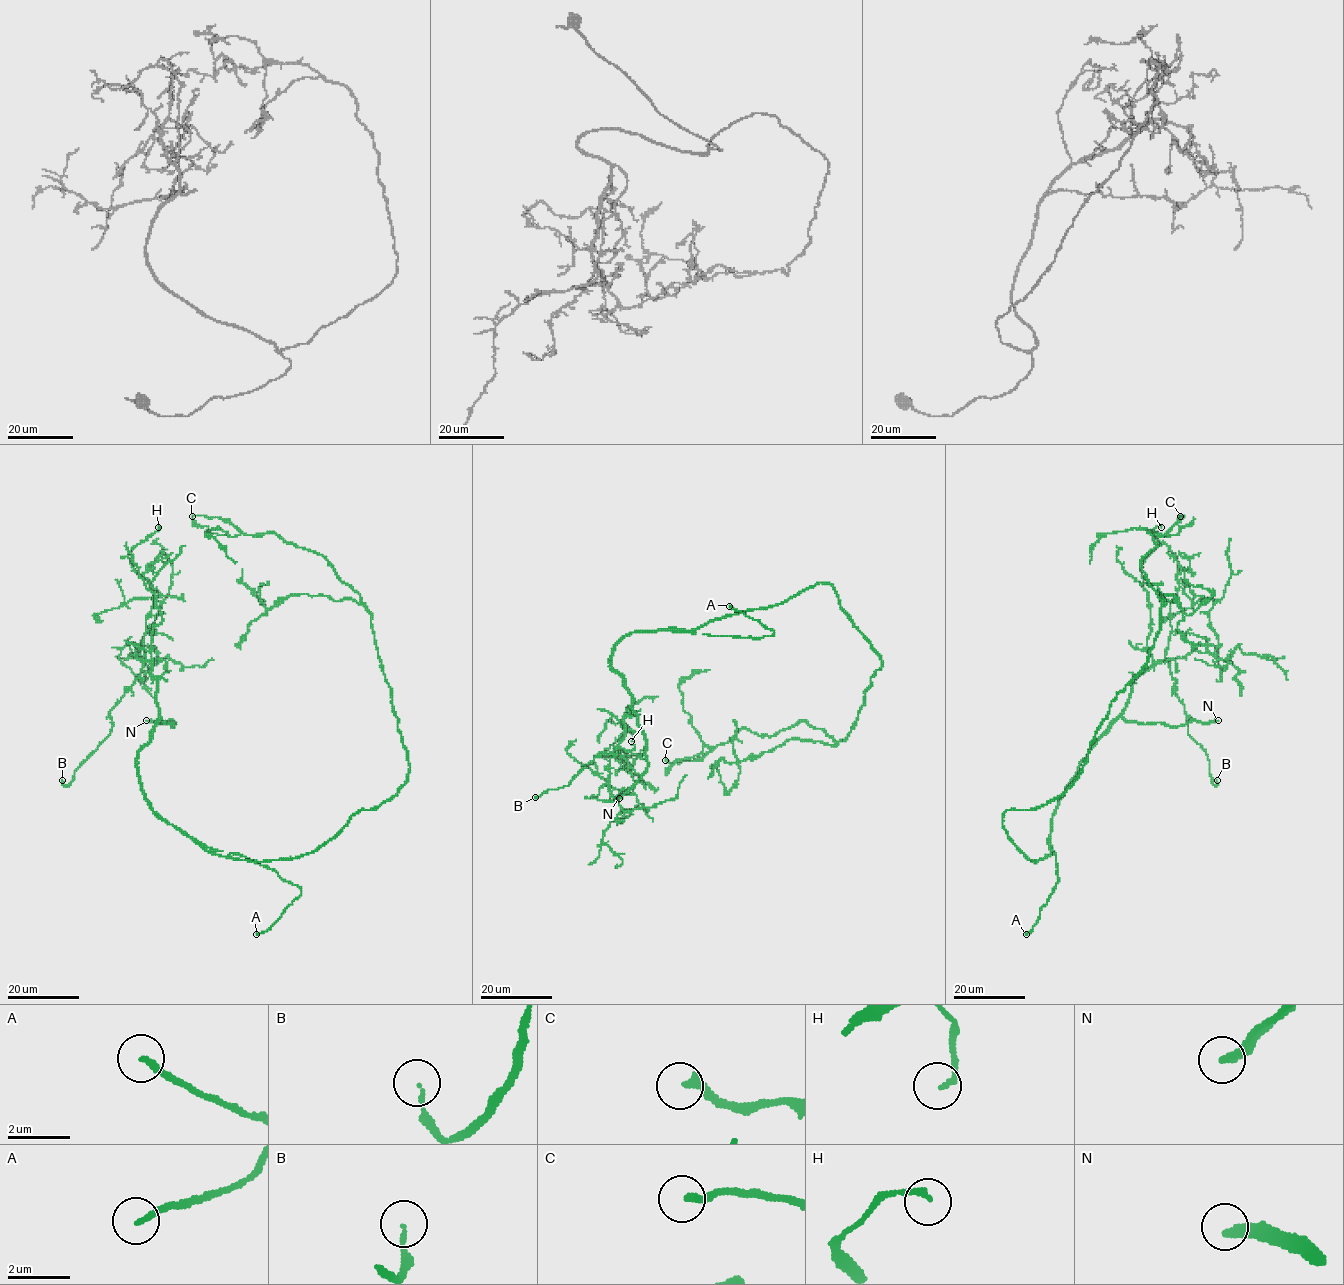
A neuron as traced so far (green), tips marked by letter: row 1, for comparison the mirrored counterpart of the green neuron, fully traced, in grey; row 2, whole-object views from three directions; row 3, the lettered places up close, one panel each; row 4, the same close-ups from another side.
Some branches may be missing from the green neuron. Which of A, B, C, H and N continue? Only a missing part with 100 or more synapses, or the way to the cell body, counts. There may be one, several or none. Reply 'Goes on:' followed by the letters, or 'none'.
Goes on: A, N

